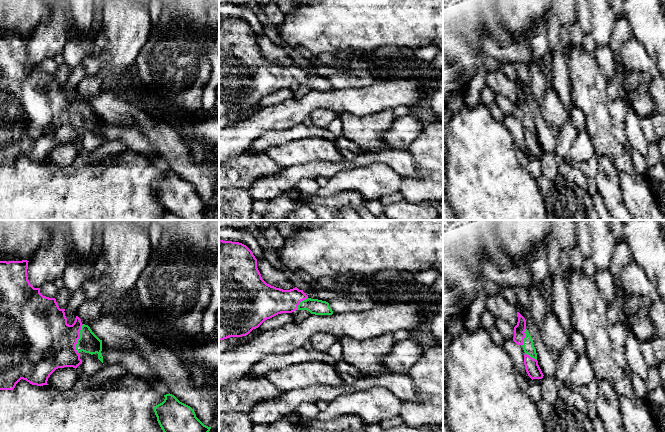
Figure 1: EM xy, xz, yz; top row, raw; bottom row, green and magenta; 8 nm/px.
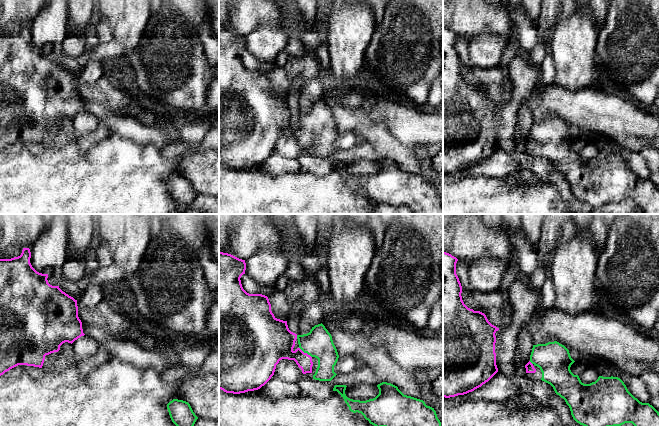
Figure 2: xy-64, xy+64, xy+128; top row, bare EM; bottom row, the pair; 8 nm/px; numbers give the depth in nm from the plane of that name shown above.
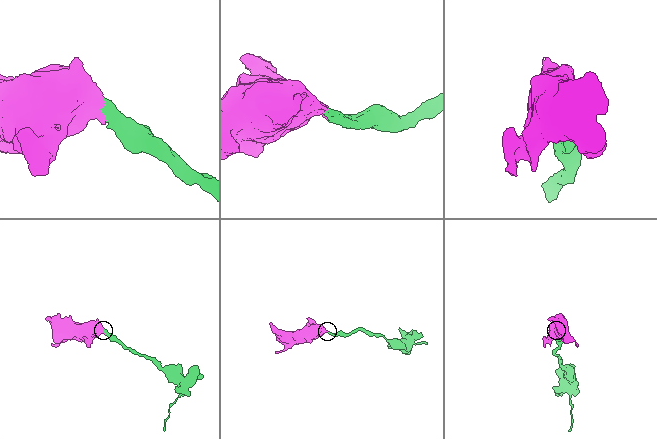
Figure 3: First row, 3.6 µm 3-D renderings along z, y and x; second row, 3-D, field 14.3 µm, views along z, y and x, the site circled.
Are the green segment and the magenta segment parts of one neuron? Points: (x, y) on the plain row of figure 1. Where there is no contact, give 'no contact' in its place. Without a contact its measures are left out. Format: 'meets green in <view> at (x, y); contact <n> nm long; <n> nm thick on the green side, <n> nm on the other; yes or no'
meets green in xy at (78, 115); contact 240 nm long; 160 nm thick on the green side, 440 nm on the other; yes

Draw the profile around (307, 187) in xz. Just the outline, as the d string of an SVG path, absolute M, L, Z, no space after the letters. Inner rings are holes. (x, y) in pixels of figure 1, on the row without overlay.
M302 179L297 183L296 189L306 196L316 195L318 184L314 179Z

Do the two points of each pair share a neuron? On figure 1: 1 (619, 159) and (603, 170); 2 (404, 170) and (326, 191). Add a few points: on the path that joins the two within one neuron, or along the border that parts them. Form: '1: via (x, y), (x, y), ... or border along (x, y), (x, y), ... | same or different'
1: border along (599, 155), (606, 155), (611, 160), (620, 185) | different
2: border along (374, 163), (385, 163), (403, 177) | different

